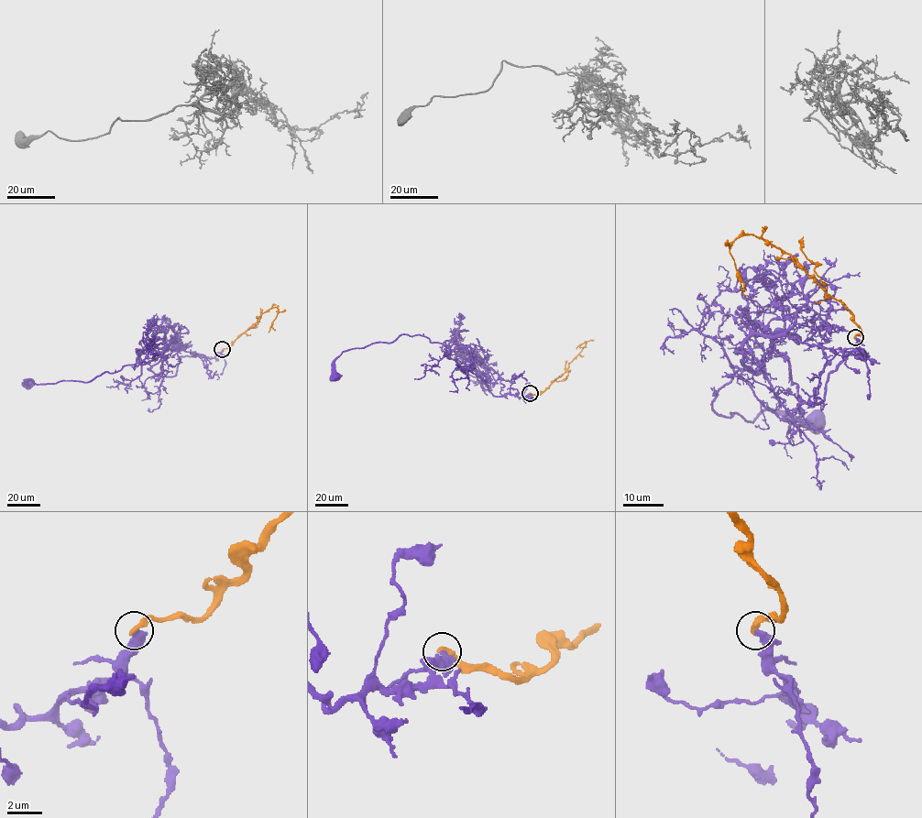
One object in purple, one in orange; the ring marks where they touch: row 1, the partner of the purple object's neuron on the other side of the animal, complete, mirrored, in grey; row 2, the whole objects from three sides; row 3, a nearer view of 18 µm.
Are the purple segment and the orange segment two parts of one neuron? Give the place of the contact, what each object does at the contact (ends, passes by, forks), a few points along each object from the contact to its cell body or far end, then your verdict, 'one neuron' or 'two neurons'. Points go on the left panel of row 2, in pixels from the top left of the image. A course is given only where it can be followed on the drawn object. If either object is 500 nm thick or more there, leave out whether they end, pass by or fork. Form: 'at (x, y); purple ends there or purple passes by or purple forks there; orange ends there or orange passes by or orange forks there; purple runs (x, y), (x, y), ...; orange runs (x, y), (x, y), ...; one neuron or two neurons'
at (222, 349); purple ends there; orange ends there; purple runs (222, 349), (207, 358), (166, 348), (147, 362), (104, 372), (86, 382), (27, 383); orange runs (222, 349), (228, 348), (267, 310), (276, 307), (277, 315), (268, 332); one neuron

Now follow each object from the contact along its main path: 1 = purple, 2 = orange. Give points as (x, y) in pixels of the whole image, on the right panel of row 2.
1: (855, 337), (866, 358), (753, 334), (742, 346), (748, 368), (711, 402), (751, 422), (764, 410), (812, 419)
2: (855, 337), (861, 328), (840, 301), (788, 254), (752, 234), (742, 234), (729, 249), (741, 290), (747, 295)

